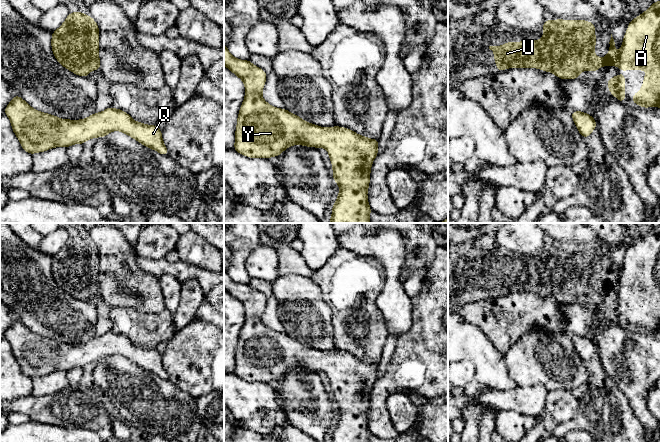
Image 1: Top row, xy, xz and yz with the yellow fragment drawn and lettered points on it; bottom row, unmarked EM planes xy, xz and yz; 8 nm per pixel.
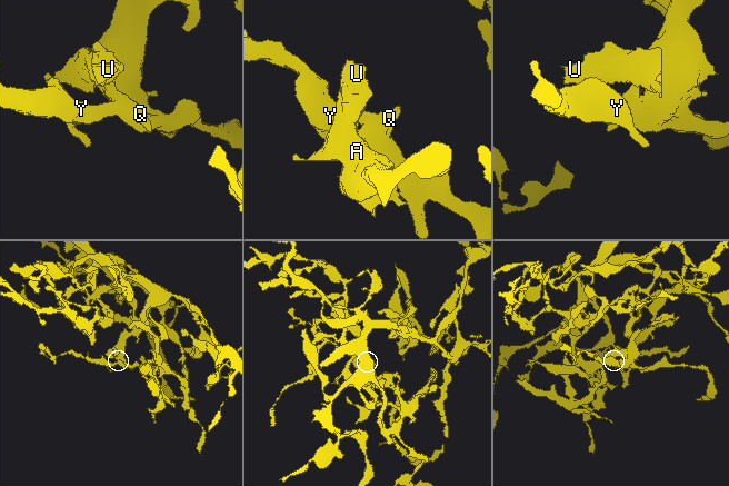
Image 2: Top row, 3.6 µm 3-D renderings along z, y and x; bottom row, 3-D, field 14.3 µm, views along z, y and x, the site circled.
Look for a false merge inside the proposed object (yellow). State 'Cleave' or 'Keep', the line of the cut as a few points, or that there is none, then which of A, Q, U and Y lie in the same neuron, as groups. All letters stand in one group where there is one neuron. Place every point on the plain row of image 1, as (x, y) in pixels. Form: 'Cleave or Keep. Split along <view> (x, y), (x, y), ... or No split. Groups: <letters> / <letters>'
Keep. No split. Groups: A Q U Y

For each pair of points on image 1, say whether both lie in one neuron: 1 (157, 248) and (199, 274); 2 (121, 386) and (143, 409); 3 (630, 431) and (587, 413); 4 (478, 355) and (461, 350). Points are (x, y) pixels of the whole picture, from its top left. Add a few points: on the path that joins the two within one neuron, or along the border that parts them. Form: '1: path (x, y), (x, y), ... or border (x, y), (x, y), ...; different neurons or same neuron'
1: border (140, 257), (148, 259), (164, 258); different neurons
2: path (127, 392), (138, 403); same neuron
3: path (619, 428), (604, 413), (598, 413); same neuron
4: path (474, 351), (465, 350); same neuron

